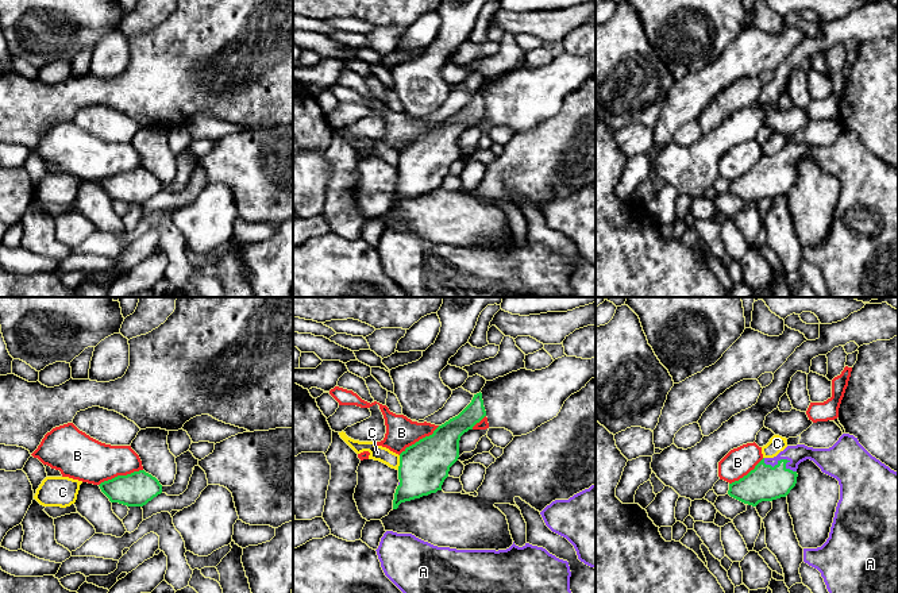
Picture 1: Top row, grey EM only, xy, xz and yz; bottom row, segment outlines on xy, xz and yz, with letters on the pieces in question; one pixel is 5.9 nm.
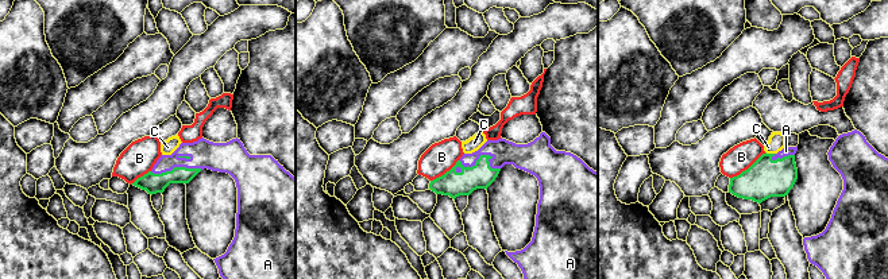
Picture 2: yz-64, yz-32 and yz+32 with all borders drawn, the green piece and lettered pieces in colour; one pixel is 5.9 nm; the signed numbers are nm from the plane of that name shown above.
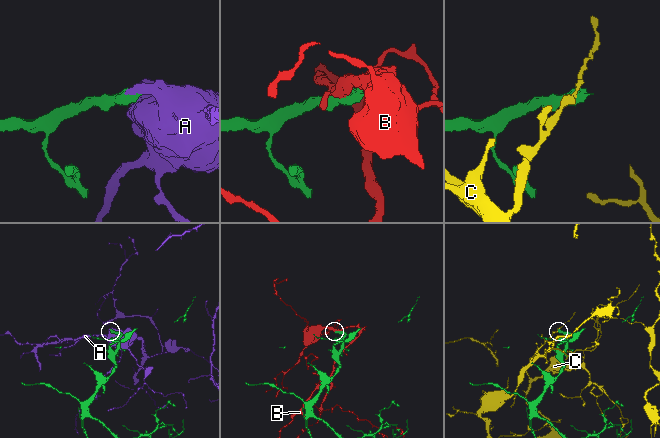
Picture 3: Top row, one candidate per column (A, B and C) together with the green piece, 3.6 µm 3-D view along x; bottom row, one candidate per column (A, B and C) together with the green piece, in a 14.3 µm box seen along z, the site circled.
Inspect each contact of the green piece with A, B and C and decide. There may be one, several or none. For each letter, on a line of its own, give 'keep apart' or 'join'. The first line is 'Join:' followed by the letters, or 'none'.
Join: A
A: join
B: keep apart
C: keep apart

